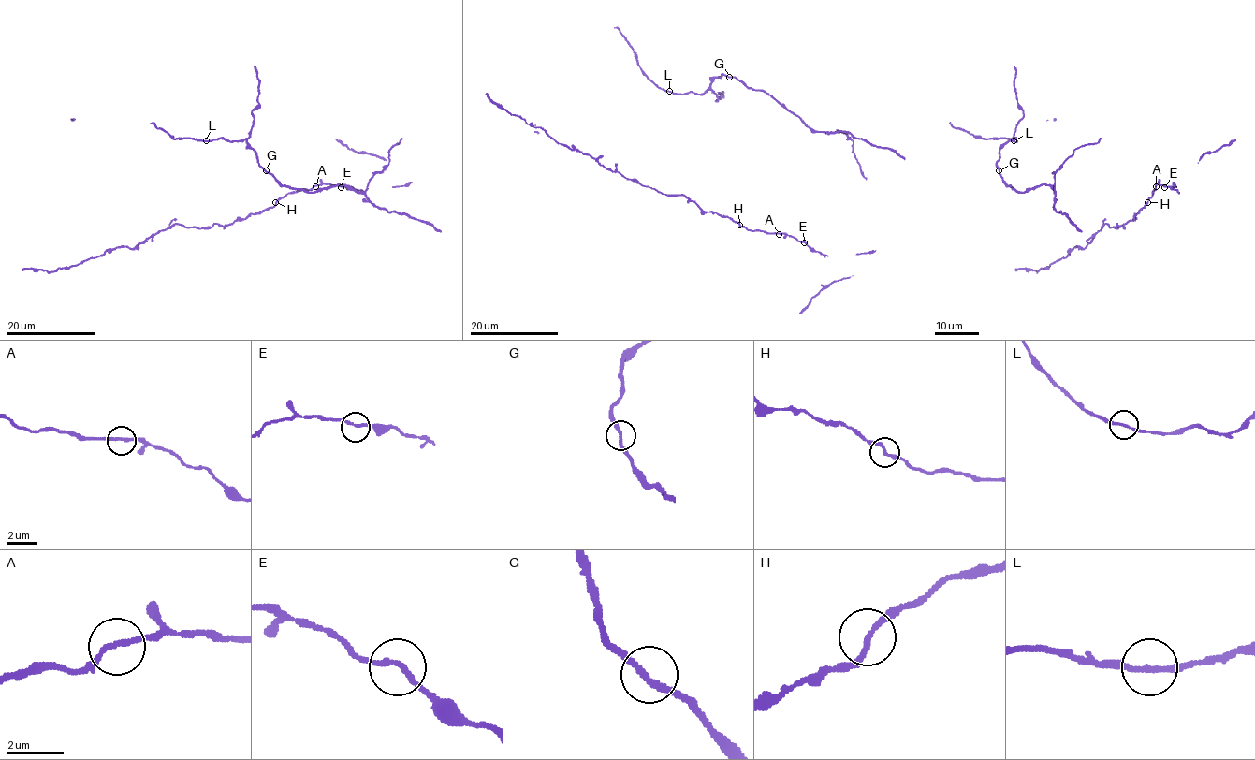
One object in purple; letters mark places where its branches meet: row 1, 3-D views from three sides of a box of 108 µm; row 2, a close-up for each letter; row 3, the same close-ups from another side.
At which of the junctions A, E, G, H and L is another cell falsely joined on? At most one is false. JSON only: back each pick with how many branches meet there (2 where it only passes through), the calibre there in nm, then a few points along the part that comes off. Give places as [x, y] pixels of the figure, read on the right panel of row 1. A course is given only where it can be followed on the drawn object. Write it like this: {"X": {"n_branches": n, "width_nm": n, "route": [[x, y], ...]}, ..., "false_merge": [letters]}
{"false_merge": []}

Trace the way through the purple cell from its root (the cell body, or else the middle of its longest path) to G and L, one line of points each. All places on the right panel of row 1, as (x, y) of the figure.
G: (1098, 143), (1077, 147), (1054, 172), (1055, 191), (1047, 184), (1041, 184), (1018, 193), (1004, 182), (999, 170)
L: (1098, 143), (1077, 147), (1054, 172), (1055, 191), (1041, 184), (1018, 193), (997, 165), (999, 149), (1014, 140)

